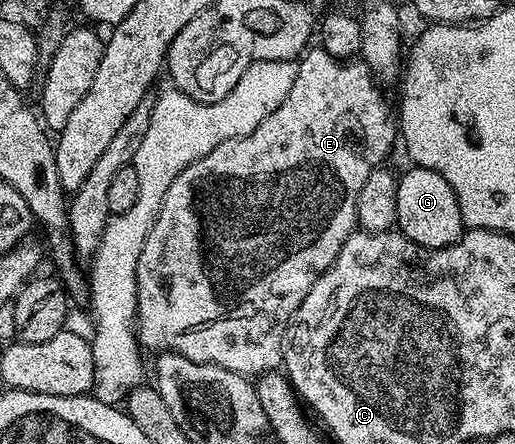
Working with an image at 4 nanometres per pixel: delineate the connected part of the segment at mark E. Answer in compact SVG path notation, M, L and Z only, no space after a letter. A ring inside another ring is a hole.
M311 46L302 53L298 65L297 79L289 89L285 102L281 102L281 106L277 106L277 110L273 110L273 114L269 114L269 118L257 126L257 130L241 138L229 138L221 142L209 150L205 158L193 162L181 170L177 178L173 178L173 186L169 186L161 202L161 210L141 246L141 258L137 258L135 334L148 353L176 352L193 362L215 364L218 368L233 370L238 376L248 378L259 378L264 373L276 371L283 363L283 339L292 314L297 306L301 306L301 302L305 302L305 294L313 290L313 282L317 282L317 278L321 278L321 274L333 266L337 254L341 254L341 246L345 246L352 232L356 231L355 211L361 185L375 168L386 161L383 159L391 152L391 143L397 140L397 120L392 105L391 108L387 105L383 97L384 89L362 59L338 60L322 46Z

